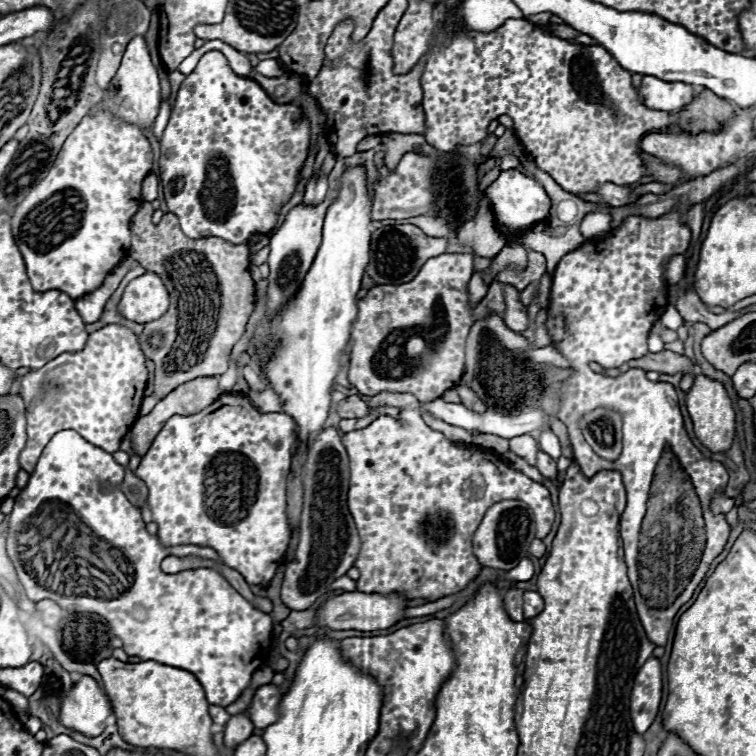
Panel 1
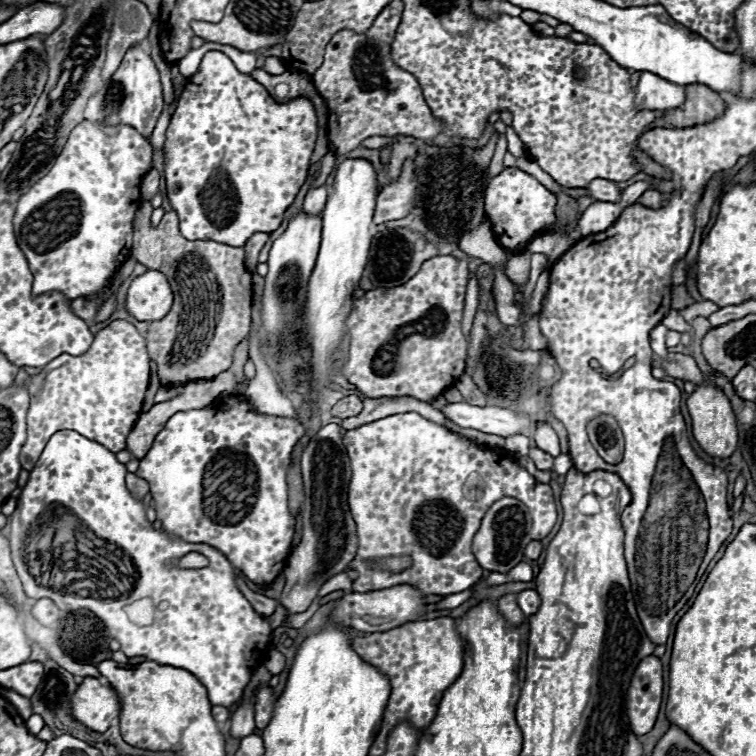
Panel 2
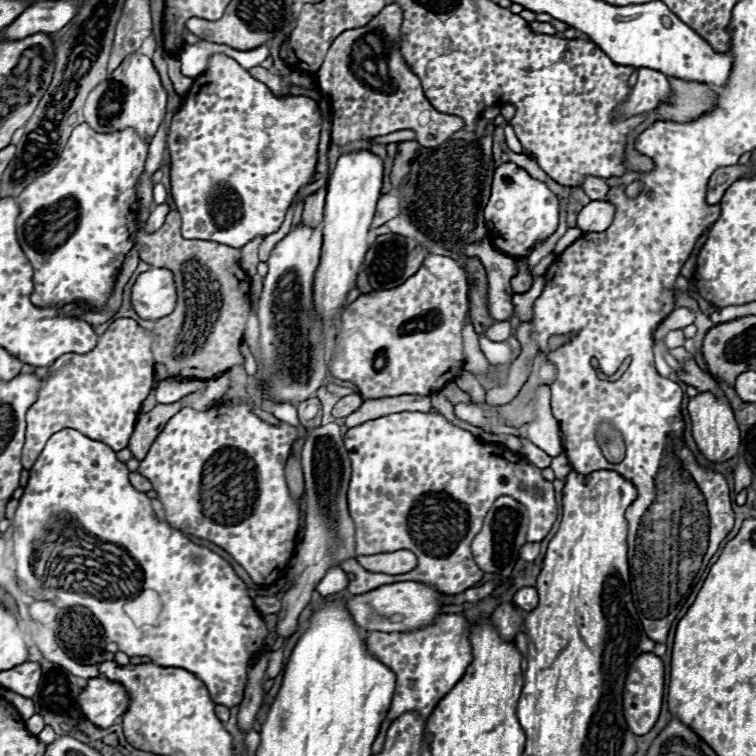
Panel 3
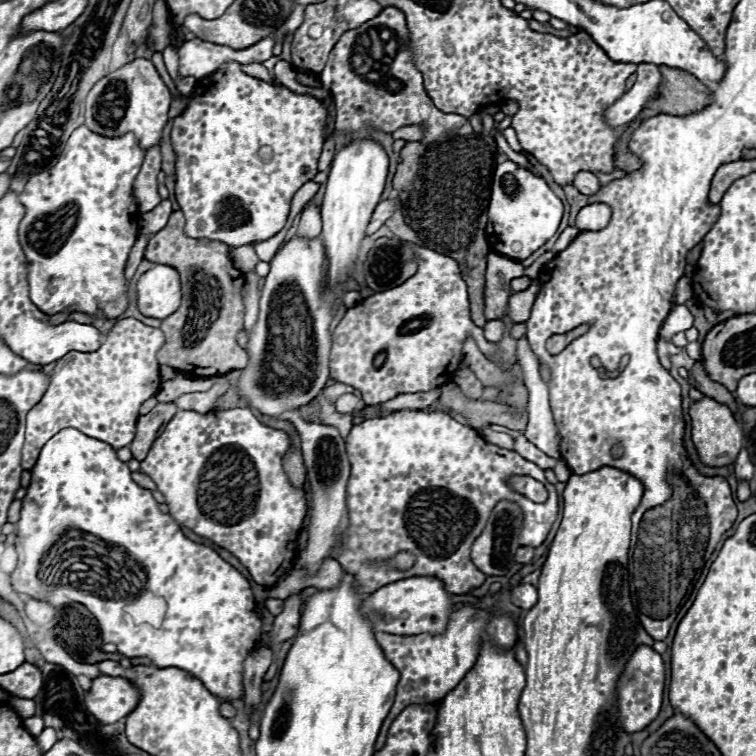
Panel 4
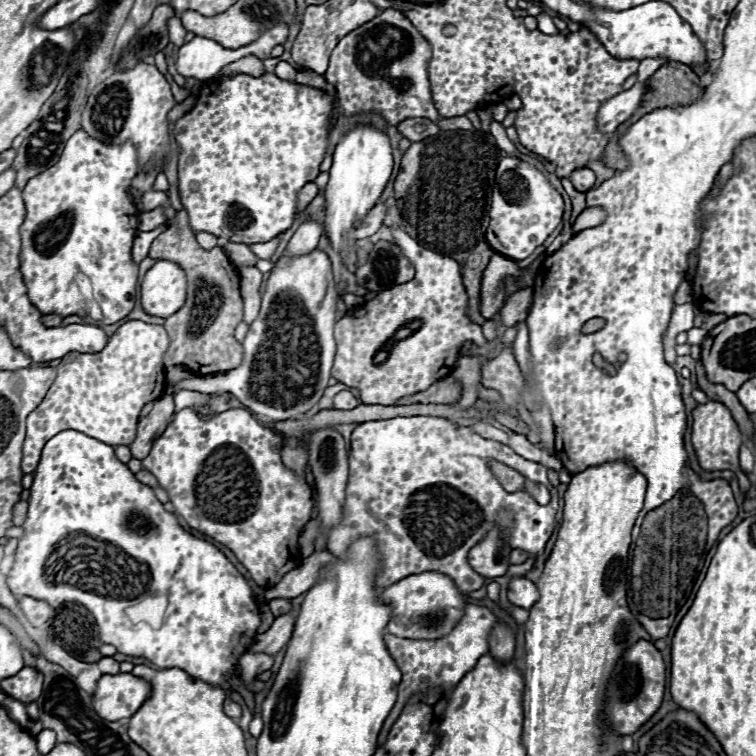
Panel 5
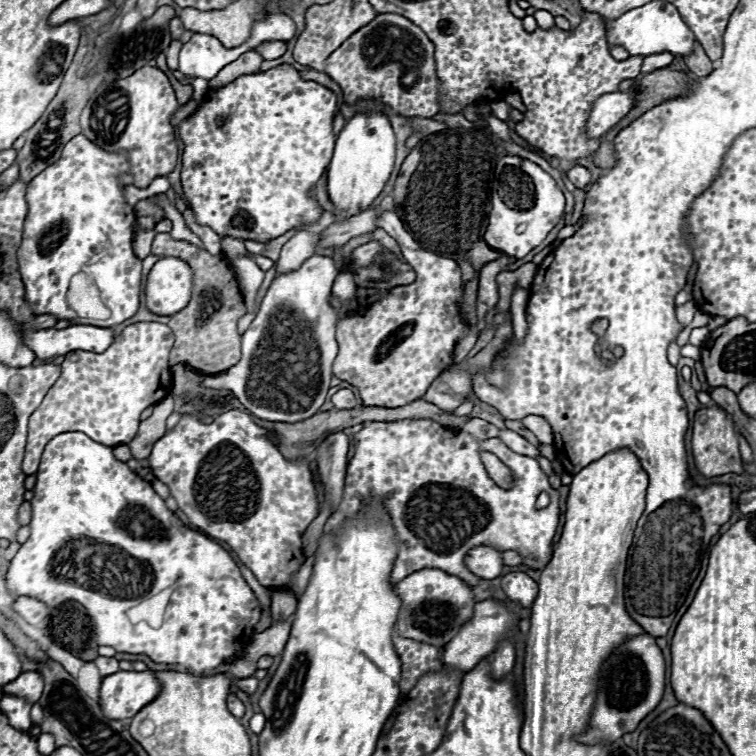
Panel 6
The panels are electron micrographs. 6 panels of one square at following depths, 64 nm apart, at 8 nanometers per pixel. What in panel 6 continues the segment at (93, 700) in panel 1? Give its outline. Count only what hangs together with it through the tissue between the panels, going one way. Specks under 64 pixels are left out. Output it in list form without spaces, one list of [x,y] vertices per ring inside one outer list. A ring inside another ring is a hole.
[[[120,670],[102,680],[100,706],[112,720],[132,718],[140,708],[160,694],[160,682],[154,670]]]

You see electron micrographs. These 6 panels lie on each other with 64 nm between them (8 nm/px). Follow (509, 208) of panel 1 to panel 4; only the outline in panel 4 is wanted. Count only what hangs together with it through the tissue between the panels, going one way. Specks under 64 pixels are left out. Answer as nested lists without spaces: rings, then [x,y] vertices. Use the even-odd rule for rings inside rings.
[[[506,160],[496,166],[492,180],[492,196],[490,206],[486,210],[490,222],[490,248],[498,254],[526,260],[534,250],[538,250],[554,232],[562,220],[564,204],[562,200],[548,188],[544,178],[536,176],[524,166],[518,166],[512,160]]]

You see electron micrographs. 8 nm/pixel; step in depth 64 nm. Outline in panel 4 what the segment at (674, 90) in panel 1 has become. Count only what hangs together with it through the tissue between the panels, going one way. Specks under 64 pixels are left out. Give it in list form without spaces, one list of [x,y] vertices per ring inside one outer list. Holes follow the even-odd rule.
[[[644,62],[642,66],[638,66],[636,74],[638,74],[636,84],[604,110],[604,118],[610,128],[618,128],[634,120],[644,110],[646,102],[656,98],[658,84],[662,82],[658,66]]]

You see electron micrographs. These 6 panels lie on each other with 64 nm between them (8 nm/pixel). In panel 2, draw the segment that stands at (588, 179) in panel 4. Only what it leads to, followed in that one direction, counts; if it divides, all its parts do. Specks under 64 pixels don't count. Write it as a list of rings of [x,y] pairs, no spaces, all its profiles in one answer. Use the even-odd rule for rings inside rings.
[[[596,178],[594,182],[590,182],[588,192],[590,192],[590,196],[594,200],[600,200],[600,202],[616,202],[616,200],[620,200],[620,192],[622,190],[618,190],[614,186],[614,182],[606,182],[602,178]]]

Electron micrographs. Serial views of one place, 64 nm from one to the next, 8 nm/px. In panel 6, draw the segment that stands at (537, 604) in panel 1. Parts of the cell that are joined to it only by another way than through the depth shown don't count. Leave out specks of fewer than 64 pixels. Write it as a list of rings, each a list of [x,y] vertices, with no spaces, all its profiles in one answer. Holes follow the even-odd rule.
[[[510,572],[502,576],[502,590],[514,602],[530,606],[538,596],[538,584],[526,572]]]

